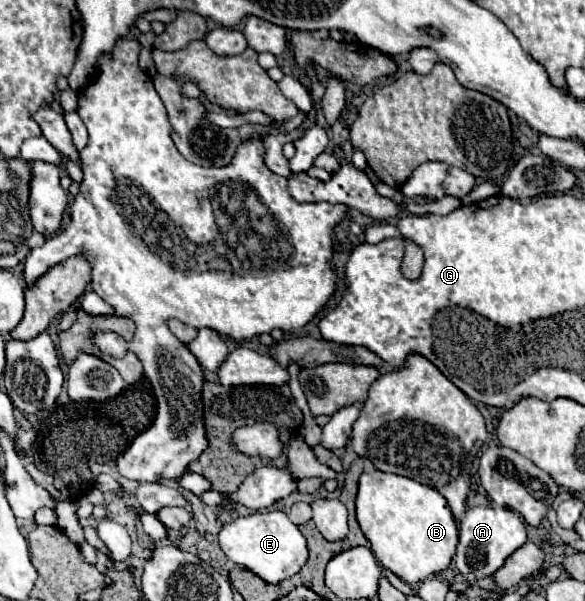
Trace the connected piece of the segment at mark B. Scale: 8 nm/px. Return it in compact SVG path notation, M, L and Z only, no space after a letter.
M373 471L363 473L357 493L357 521L371 543L375 559L405 583L419 583L451 565L459 543L457 521L445 497L409 477Z

